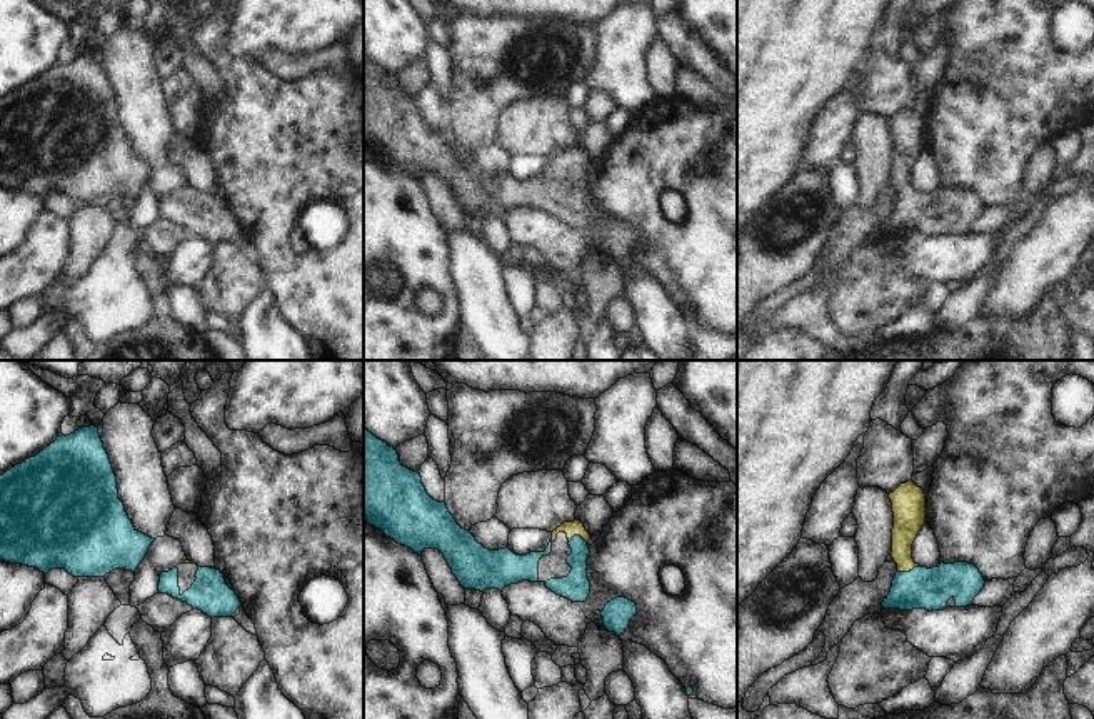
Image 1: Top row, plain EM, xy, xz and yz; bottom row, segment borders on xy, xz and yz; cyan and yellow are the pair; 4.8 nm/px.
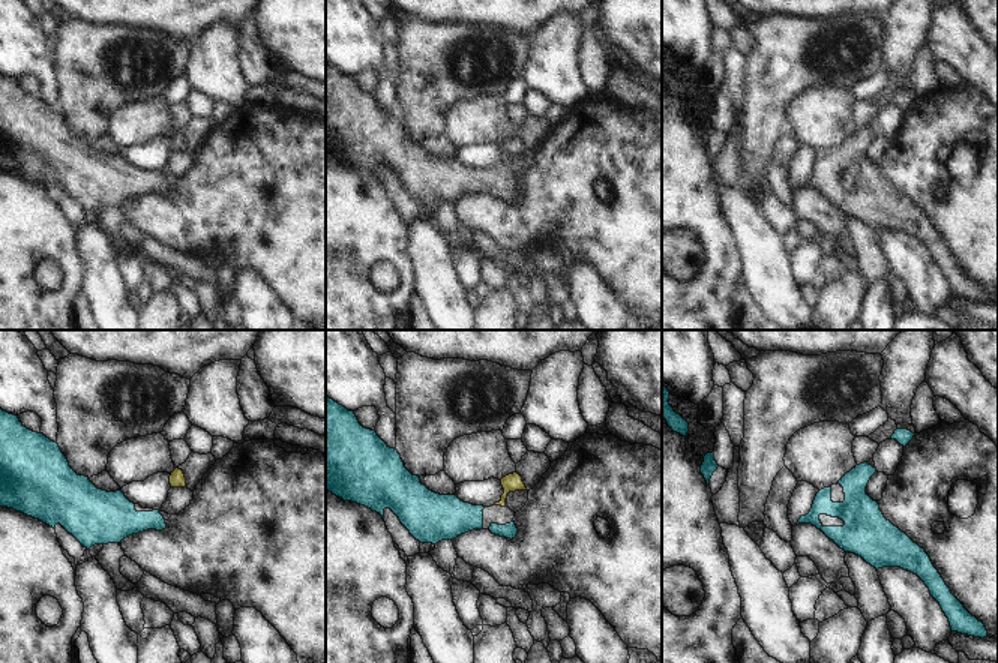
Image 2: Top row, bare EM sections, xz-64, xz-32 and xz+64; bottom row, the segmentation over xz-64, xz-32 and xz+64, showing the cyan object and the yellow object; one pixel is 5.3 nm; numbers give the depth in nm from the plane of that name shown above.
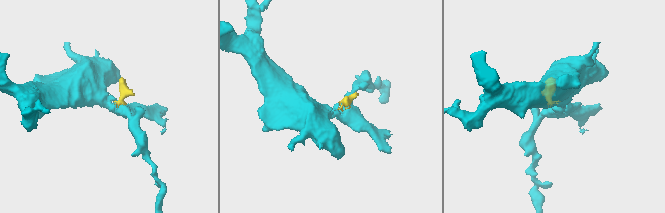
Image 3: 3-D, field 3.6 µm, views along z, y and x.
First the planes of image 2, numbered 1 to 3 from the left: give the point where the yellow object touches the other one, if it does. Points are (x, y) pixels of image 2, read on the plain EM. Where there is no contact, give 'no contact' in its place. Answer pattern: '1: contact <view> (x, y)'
1: no contact
2: no contact
3: no contact

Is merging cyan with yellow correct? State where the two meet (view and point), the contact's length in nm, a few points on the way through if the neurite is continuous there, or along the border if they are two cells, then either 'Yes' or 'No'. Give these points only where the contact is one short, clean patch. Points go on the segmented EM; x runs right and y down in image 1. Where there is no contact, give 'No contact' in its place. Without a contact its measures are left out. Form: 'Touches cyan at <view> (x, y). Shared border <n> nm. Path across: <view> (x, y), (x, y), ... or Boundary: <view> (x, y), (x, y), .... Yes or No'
Touches cyan at xz (582, 539). Shared border 110 nm. Path across: xz (576, 588), (582, 539), (576, 527). Yes

